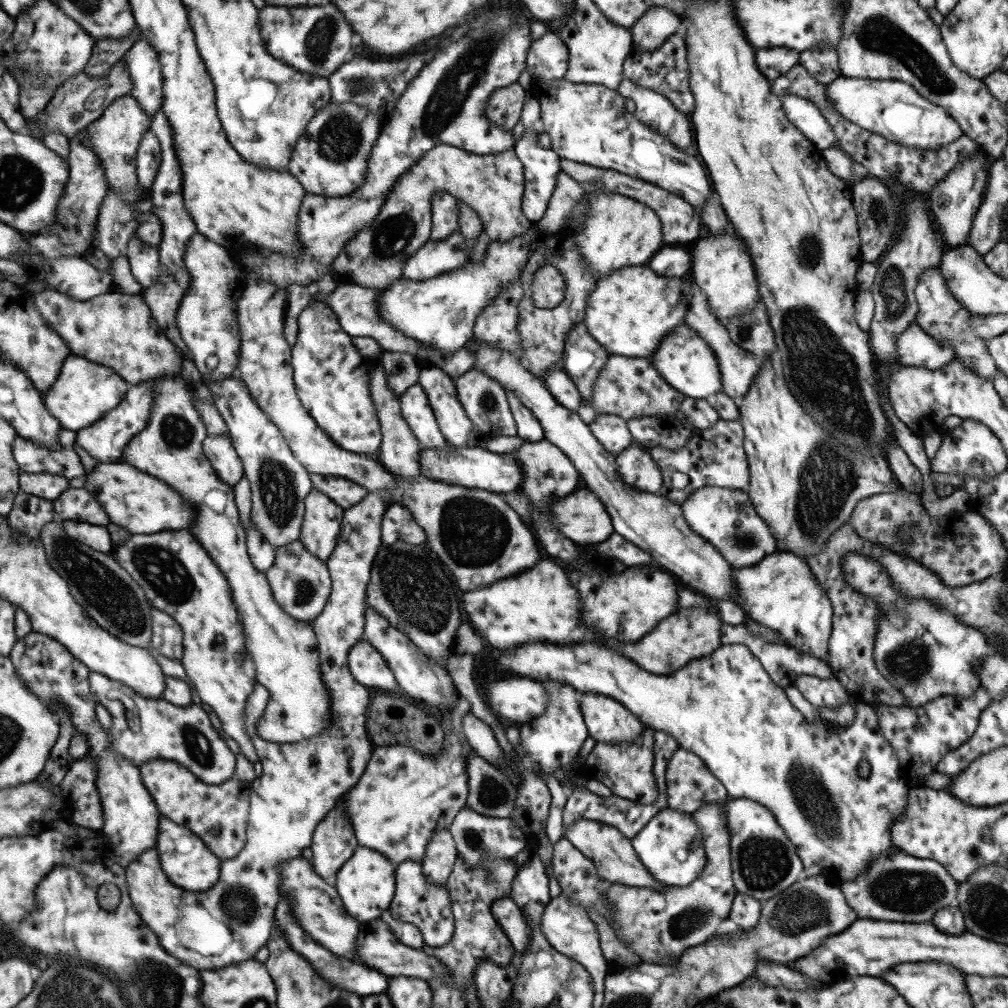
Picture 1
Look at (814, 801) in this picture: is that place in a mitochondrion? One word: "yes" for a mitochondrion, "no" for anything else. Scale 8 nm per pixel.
yes

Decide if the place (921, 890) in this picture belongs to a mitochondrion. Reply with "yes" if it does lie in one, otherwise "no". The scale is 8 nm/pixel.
yes

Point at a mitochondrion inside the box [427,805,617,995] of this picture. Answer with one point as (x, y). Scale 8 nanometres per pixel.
(469, 835)

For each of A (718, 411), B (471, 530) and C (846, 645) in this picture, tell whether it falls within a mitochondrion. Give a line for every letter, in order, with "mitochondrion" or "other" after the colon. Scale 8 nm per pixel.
A: other
B: mitochondrion
C: other

